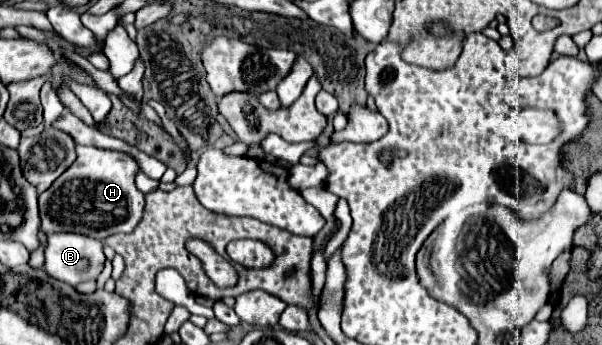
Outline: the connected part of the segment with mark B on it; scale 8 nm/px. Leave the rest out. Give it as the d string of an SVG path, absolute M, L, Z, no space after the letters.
M57 232L47 236L45 270L55 280L71 286L97 280L105 264L101 240L75 232Z

